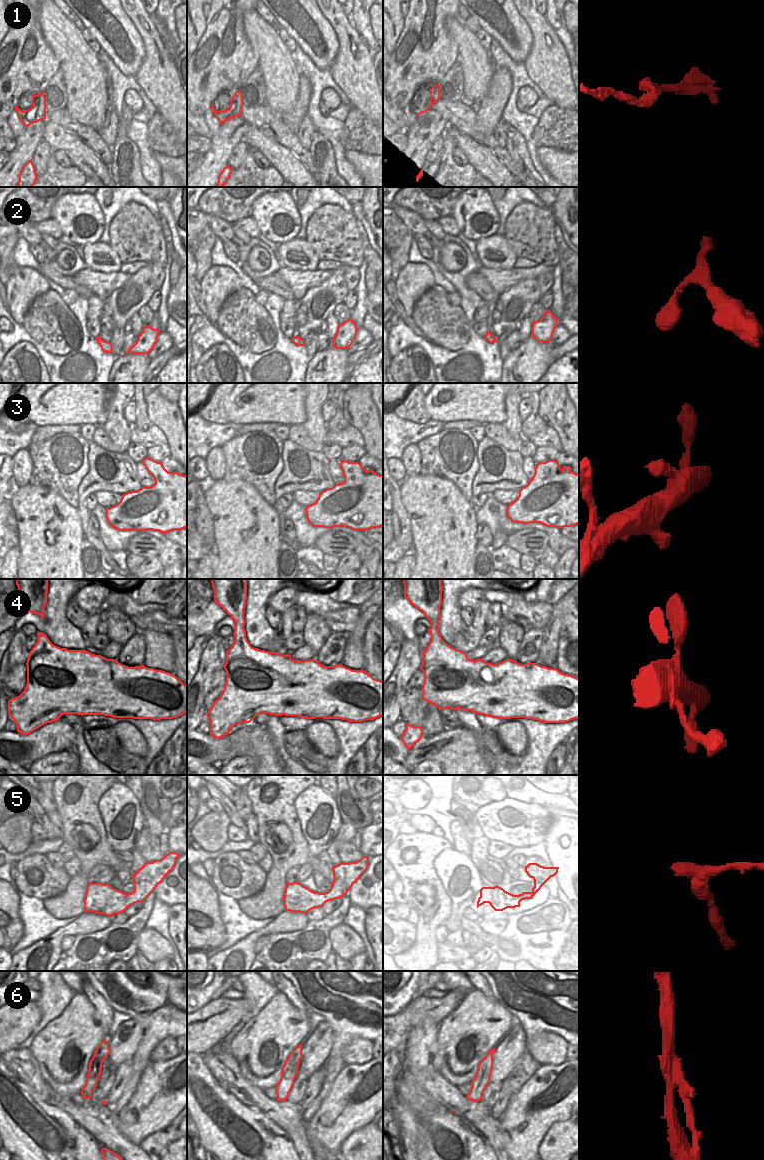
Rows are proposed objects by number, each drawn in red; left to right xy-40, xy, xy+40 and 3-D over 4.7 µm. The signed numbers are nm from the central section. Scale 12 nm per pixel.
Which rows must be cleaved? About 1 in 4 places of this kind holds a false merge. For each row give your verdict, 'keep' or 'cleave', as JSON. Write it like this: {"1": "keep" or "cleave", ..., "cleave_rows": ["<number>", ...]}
{"1": "keep", "2": "keep", "3": "keep", "4": "keep", "5": "cleave", "6": "cleave", "cleave_rows": ["5", "6"]}

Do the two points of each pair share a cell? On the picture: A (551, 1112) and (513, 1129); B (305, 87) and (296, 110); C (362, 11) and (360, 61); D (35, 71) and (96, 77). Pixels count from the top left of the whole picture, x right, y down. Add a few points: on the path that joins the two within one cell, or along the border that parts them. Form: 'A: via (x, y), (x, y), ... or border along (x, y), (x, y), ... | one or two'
A: via (542, 1112), (534, 1112), (522, 1124) | one
B: via (304, 93), (301, 104) | one
C: border along (348, 16), (351, 24), (372, 53) | two
D: border along (49, 46), (59, 63), (59, 68) | two

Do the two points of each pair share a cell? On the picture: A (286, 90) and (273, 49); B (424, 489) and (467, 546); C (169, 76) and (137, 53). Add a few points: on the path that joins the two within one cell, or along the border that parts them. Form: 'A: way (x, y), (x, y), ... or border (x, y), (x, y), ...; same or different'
A: way (281, 80), (280, 70), (275, 59); same
B: way (432, 503), (443, 523), (453, 533); same
C: border (140, 34), (145, 55), (134, 75); different

